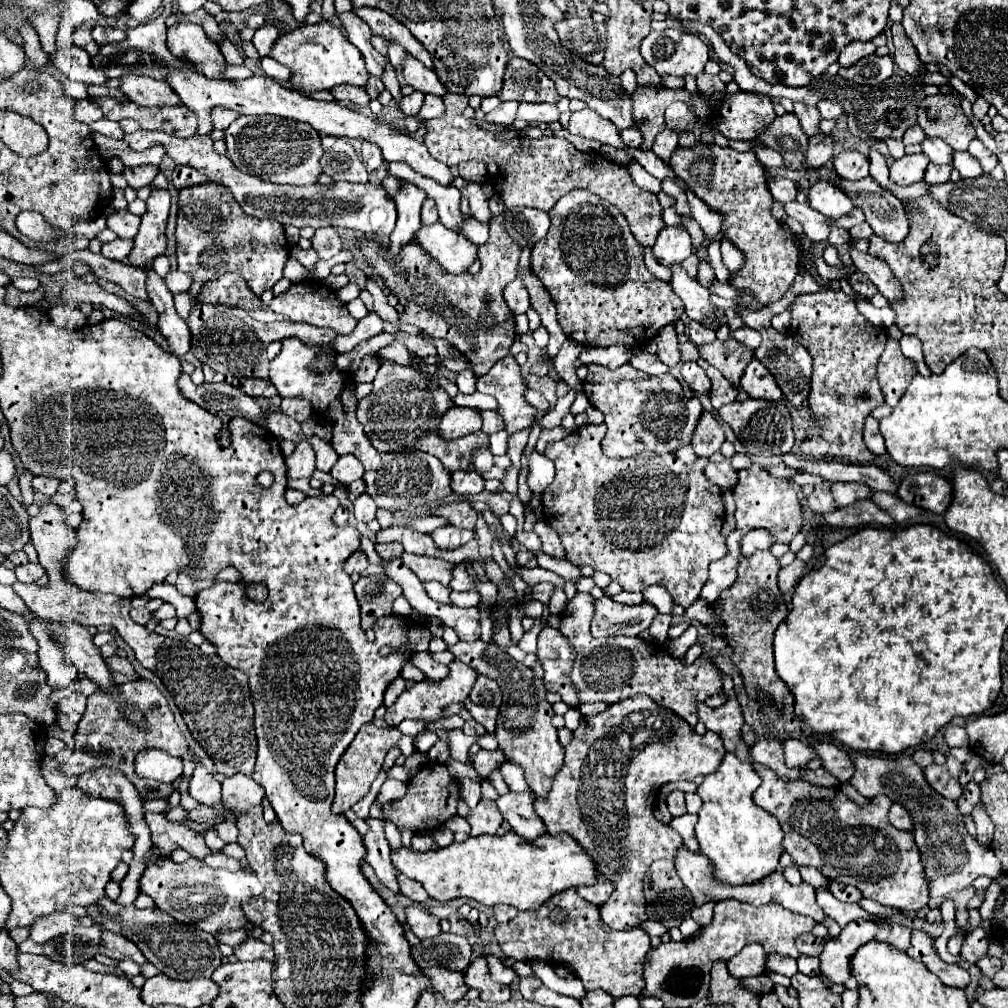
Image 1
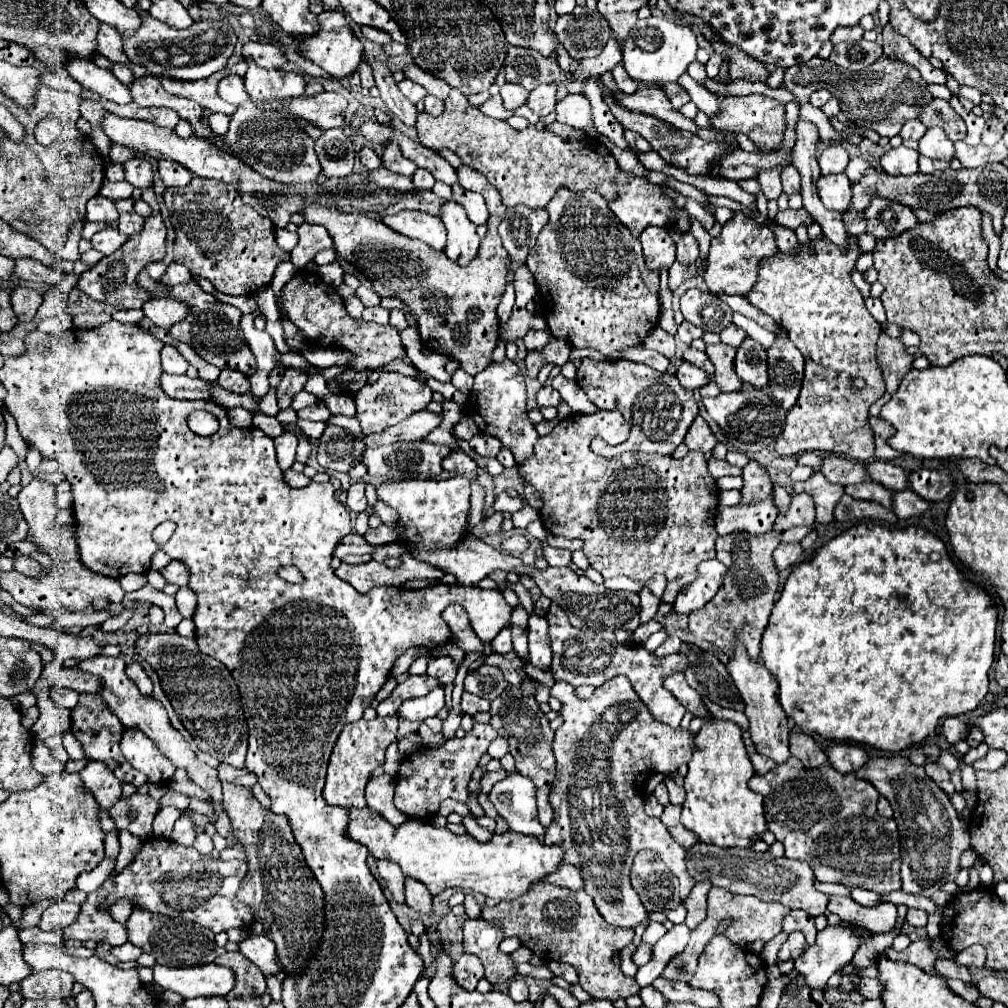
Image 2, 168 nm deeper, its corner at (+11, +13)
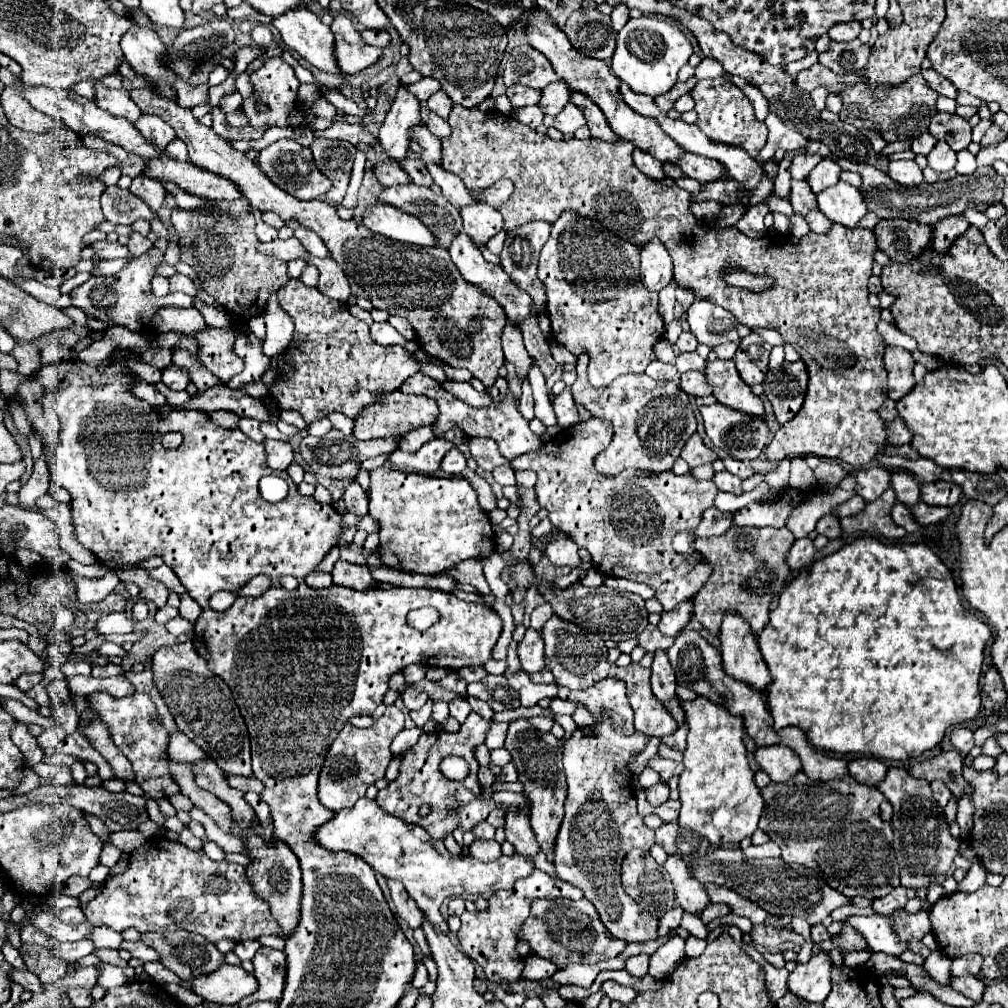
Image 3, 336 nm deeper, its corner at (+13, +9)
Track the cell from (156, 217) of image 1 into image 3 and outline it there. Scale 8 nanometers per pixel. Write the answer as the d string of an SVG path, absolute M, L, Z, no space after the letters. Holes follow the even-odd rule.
M152 247L140 257L134 257L128 261L128 265L112 277L90 277L84 285L76 287L72 295L72 305L80 307L88 315L102 319L102 321L114 321L116 325L128 327L130 331L142 331L148 333L152 313L163 304L166 297L154 297L150 289L150 281L154 277L154 269L164 261L164 253Z

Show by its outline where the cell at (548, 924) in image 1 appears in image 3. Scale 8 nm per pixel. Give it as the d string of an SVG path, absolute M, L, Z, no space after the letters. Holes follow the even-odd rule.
M536 899L532 903L530 917L518 931L518 939L528 941L534 955L552 961L554 965L558 965L558 969L564 969L570 963L592 965L598 961L606 961L620 955L626 947L626 943L614 939L606 931L606 927L602 927L598 913L588 899Z

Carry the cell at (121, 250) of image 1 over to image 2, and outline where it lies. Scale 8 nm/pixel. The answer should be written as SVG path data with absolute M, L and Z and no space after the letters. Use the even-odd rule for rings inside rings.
M106 227L102 231L98 231L94 237L92 237L92 245L96 251L100 251L102 255L112 255L118 247L122 247L124 243L128 241L126 235L120 235L118 229L114 227Z

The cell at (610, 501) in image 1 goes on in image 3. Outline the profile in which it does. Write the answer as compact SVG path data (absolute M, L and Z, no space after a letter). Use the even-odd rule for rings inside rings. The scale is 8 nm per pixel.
M594 417L590 421L582 421L578 425L562 429L540 449L512 459L510 465L514 471L534 471L538 475L534 489L540 507L548 511L548 519L558 531L566 533L578 547L586 547L590 551L594 569L598 569L606 577L624 577L654 587L656 599L662 604L664 611L670 611L680 601L692 599L704 587L706 579L712 573L712 567L706 559L698 555L676 553L672 547L672 539L680 531L686 531L690 535L696 531L698 523L702 521L702 513L714 505L714 497L718 489L712 479L700 481L692 473L674 475L672 471L642 473L642 471L626 469L618 475L606 477L594 469L594 455L606 449L612 437L612 423Z

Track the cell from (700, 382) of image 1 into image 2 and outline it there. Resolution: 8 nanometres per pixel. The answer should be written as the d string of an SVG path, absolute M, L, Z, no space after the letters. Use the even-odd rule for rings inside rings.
M682 361L682 365L676 371L676 377L678 377L682 387L688 387L692 391L702 389L704 385L710 383L710 375L704 369L700 369L700 367L696 367L696 365L688 363L688 361Z

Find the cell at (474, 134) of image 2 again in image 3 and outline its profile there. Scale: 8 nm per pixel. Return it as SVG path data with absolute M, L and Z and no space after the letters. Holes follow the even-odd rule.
M452 105L448 123L452 135L442 139L442 167L446 171L462 177L464 185L470 189L490 187L504 177L514 183L512 197L498 209L504 215L506 231L514 225L538 219L554 223L564 209L576 209L580 215L600 221L604 227L634 245L644 245L648 239L658 237L674 261L674 279L678 285L694 289L696 297L712 299L748 327L776 329L786 343L794 345L808 367L808 391L796 417L782 425L768 443L764 451L768 461L780 463L786 457L814 453L828 459L840 459L852 467L862 467L868 465L882 449L886 443L886 429L884 421L878 417L878 407L886 399L886 369L882 361L886 343L876 331L880 311L868 305L866 285L872 275L872 253L878 249L872 229L846 229L834 223L828 233L818 235L810 231L802 239L794 237L792 233L770 233L760 239L750 239L736 227L716 233L710 227L700 227L700 221L688 211L690 193L686 189L662 187L634 167L632 143L620 139L618 145L610 145L592 137L586 141L554 141L548 135L540 135L528 125L518 123L512 115L502 115L496 111L480 113L476 107L466 109L462 105ZM730 261L748 273L772 277L772 289L754 293L750 289L728 287L722 281L722 275L730 267Z

